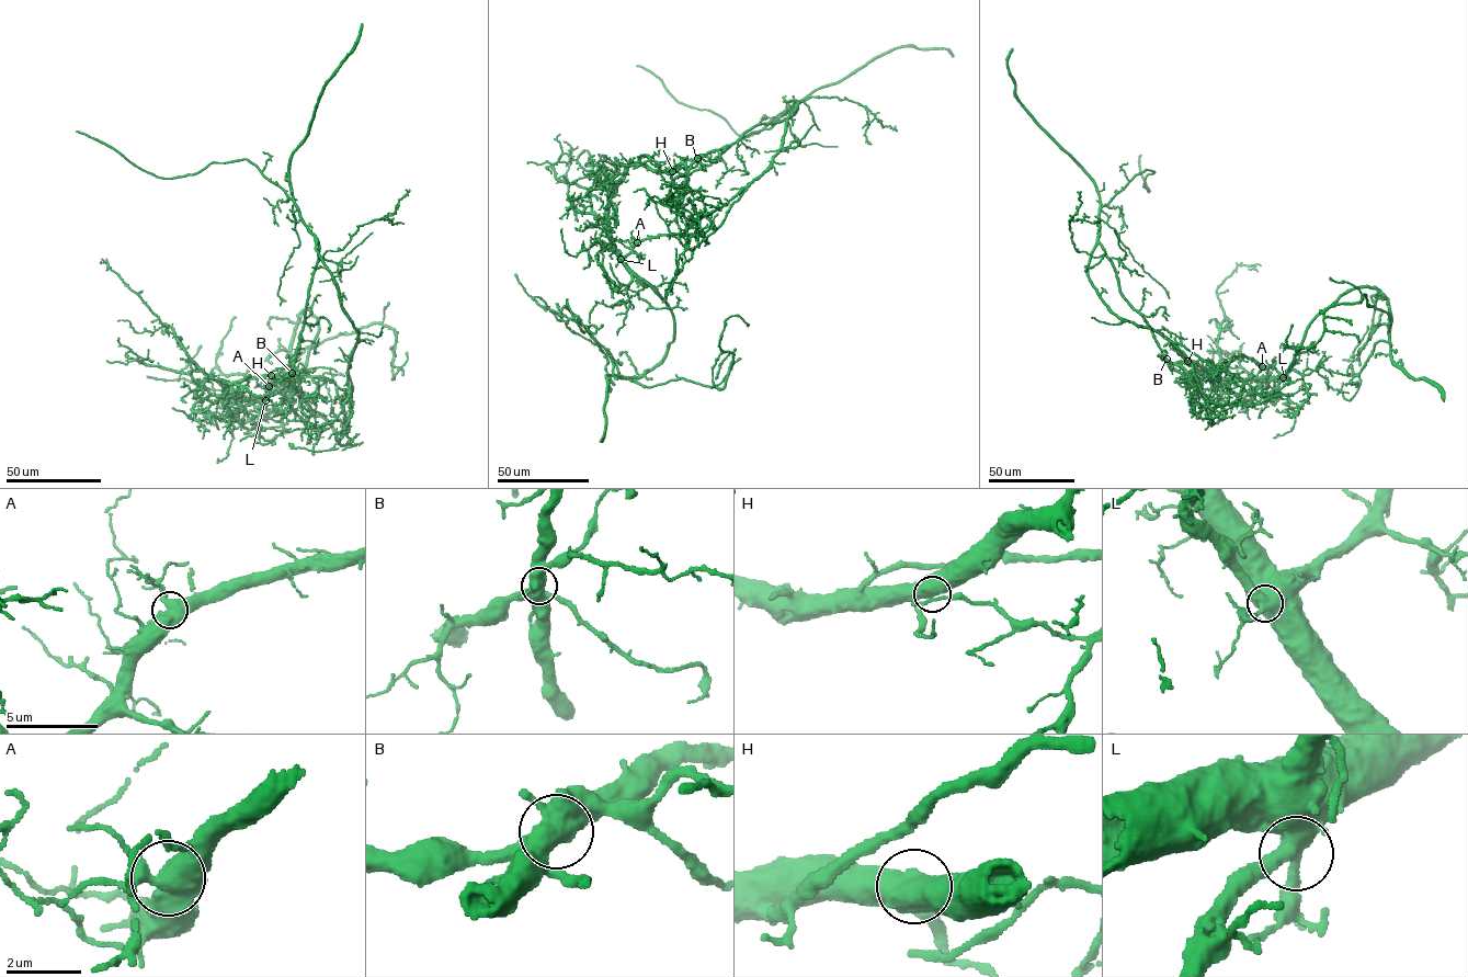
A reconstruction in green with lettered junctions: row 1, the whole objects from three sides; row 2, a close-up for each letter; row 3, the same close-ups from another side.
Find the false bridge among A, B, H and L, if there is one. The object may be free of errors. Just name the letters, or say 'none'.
B

